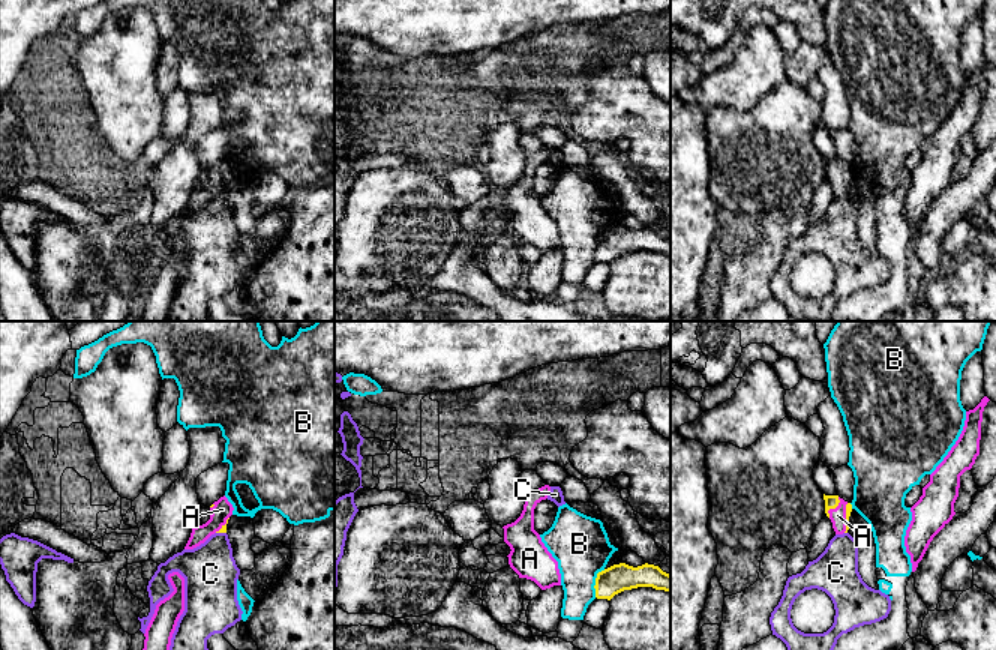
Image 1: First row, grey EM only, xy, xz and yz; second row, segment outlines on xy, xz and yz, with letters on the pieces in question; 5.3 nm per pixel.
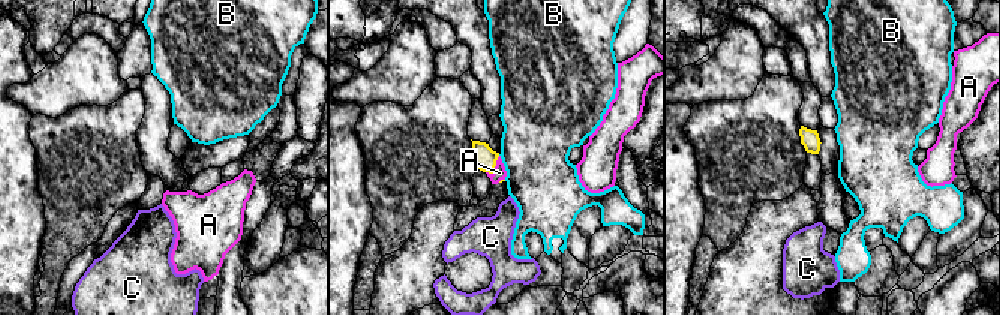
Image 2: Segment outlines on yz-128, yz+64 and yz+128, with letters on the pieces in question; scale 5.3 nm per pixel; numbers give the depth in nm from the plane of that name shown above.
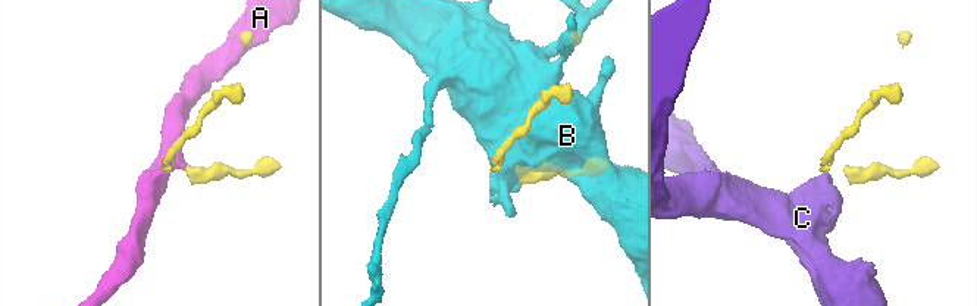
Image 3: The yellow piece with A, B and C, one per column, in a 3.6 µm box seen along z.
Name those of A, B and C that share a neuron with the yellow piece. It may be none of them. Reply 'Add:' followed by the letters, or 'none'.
Add: A

